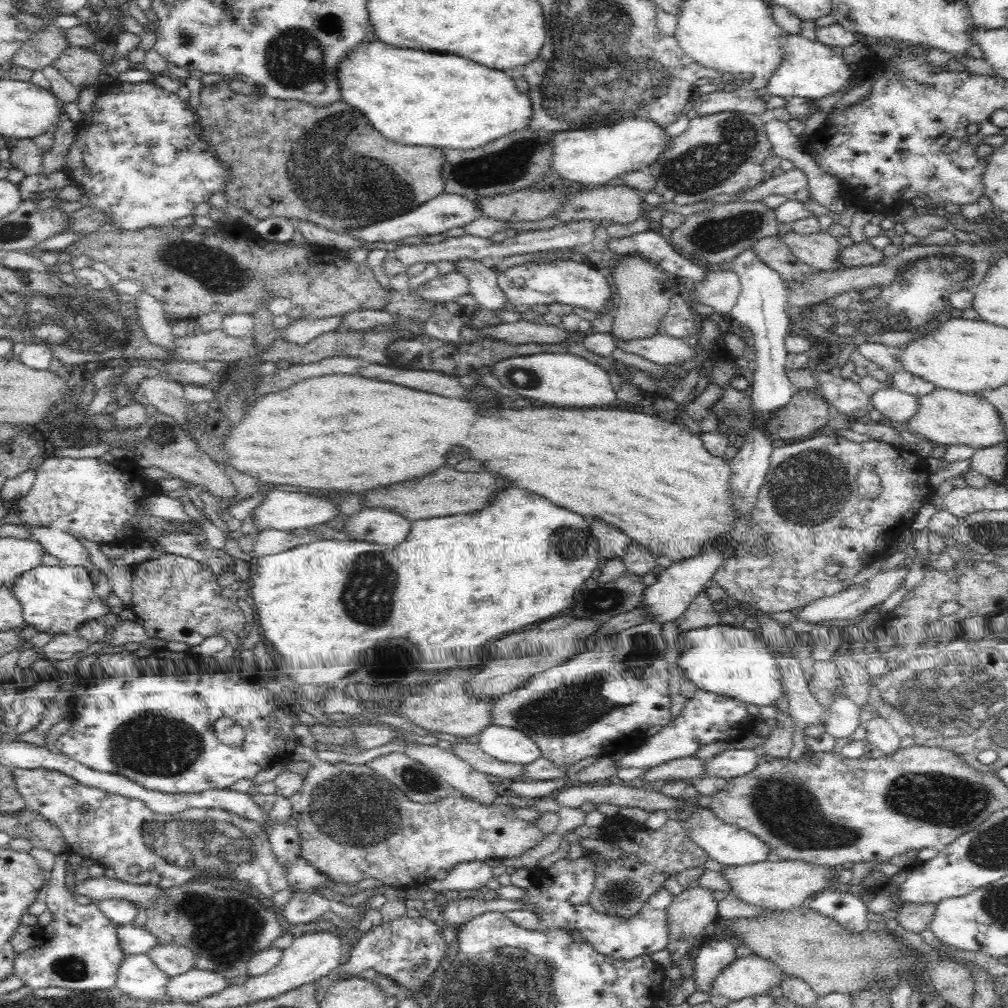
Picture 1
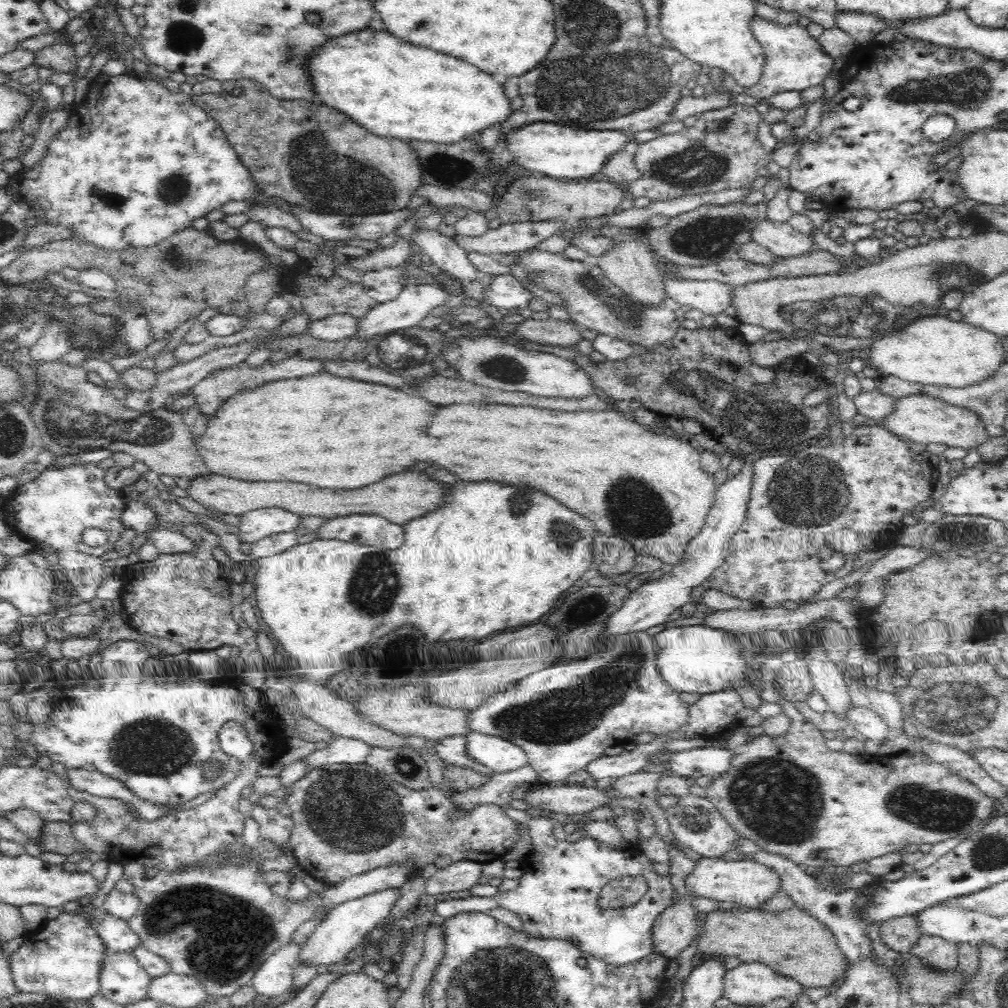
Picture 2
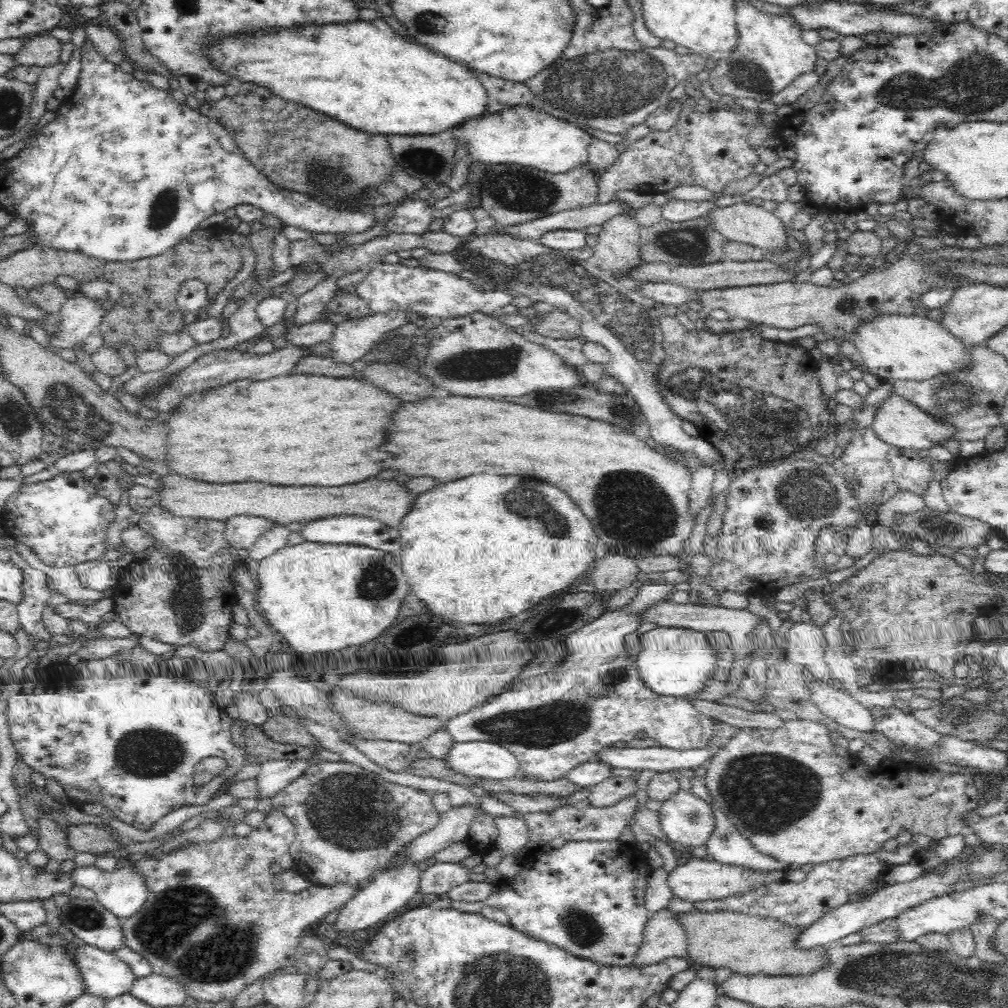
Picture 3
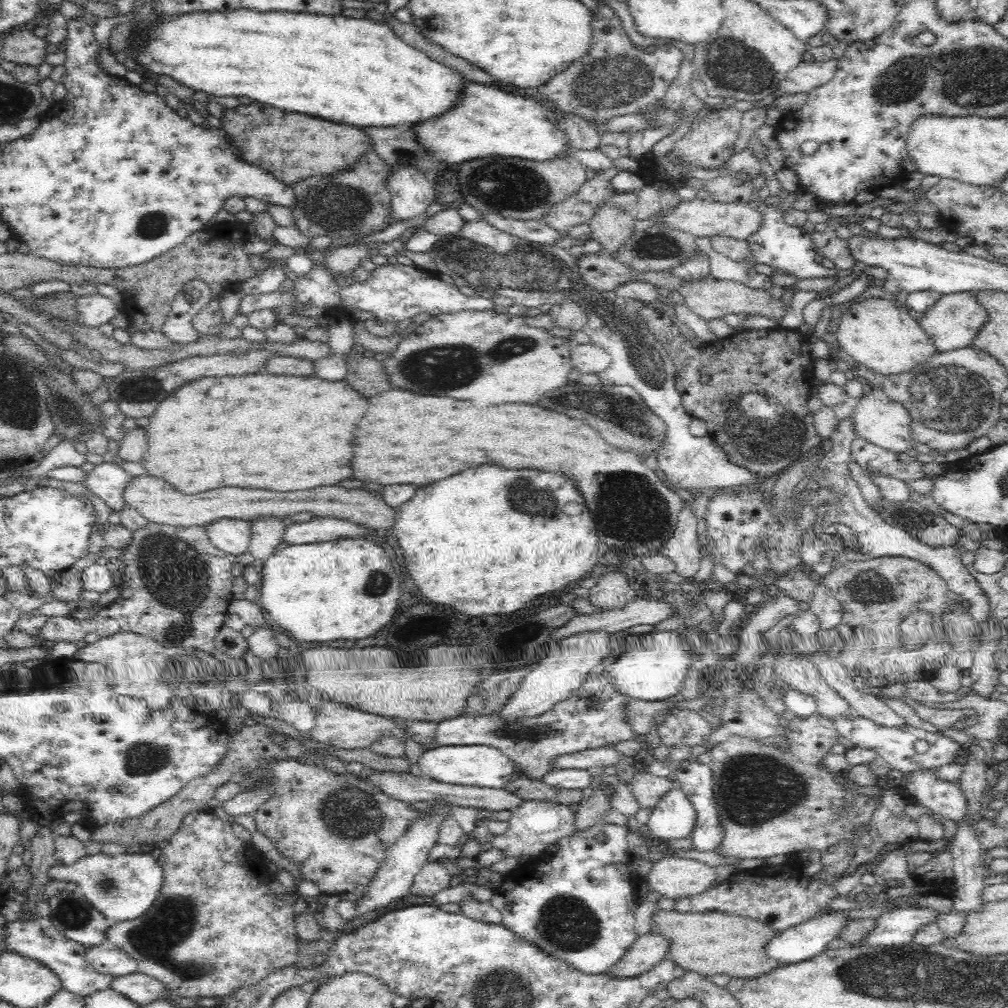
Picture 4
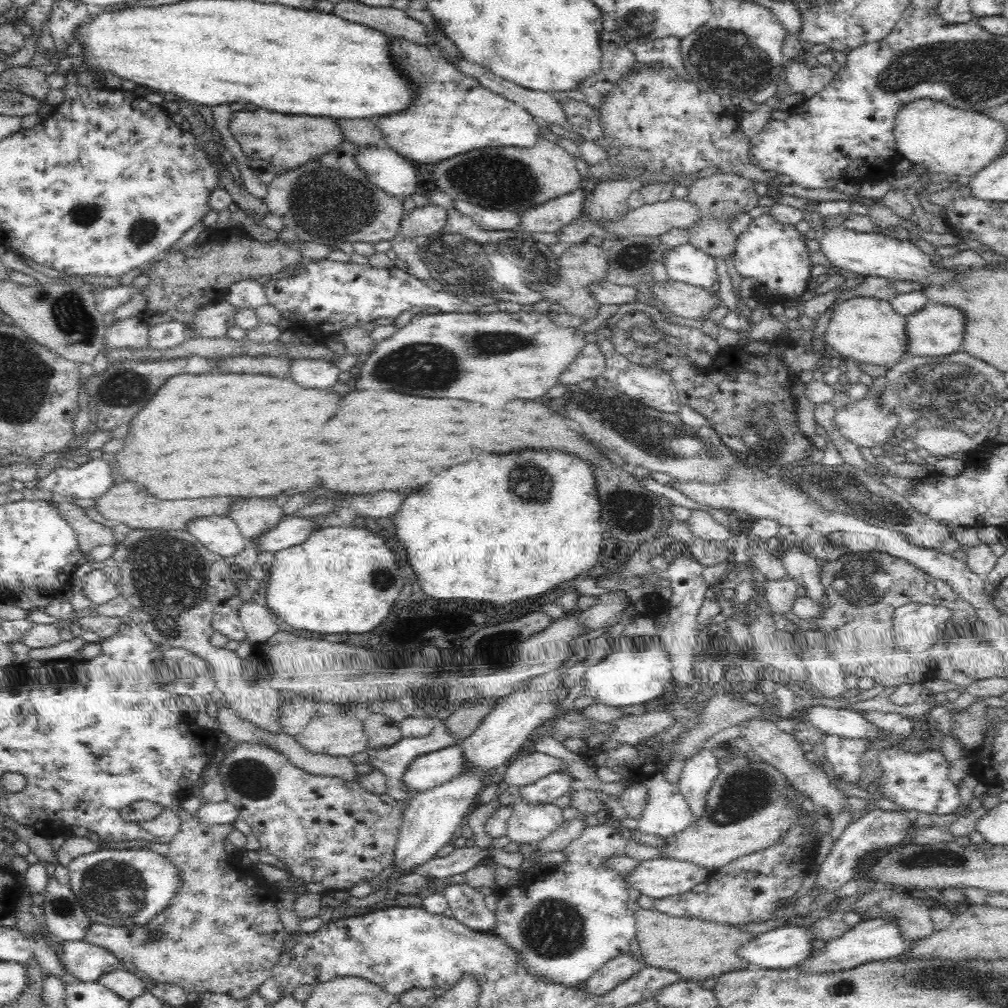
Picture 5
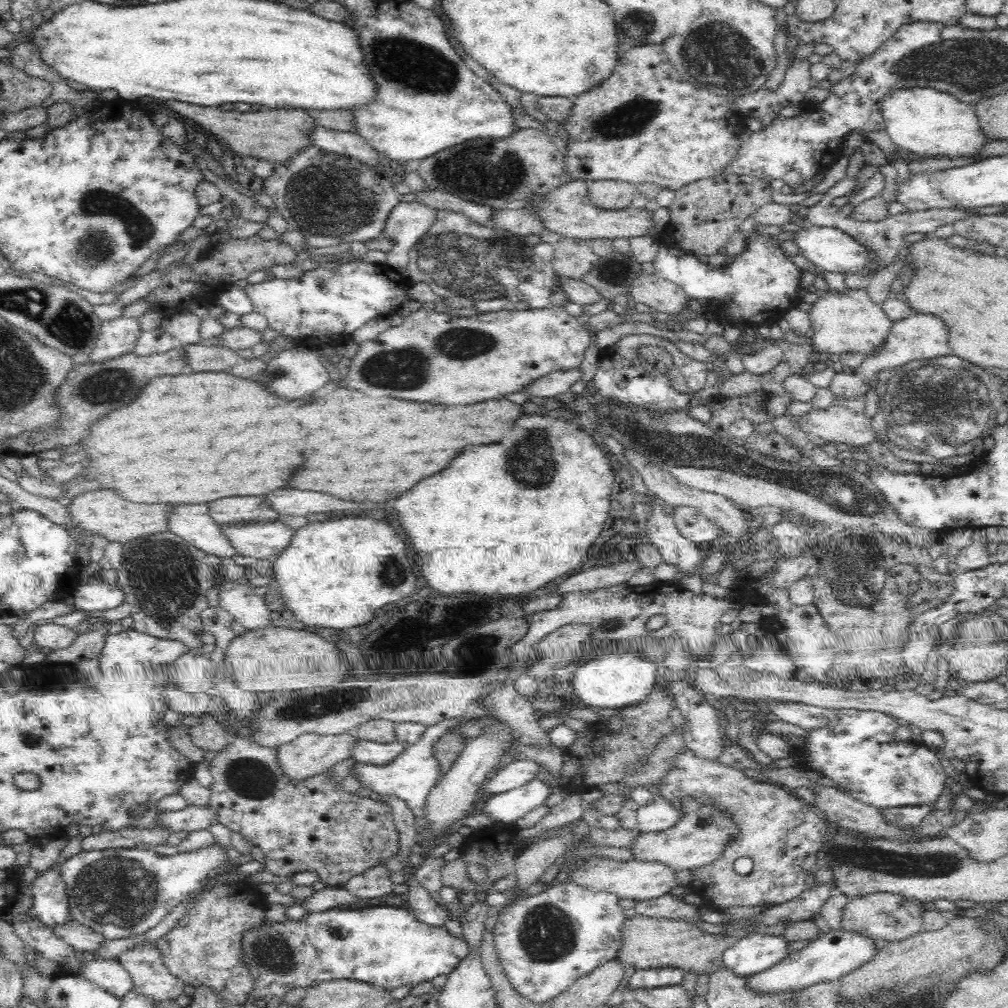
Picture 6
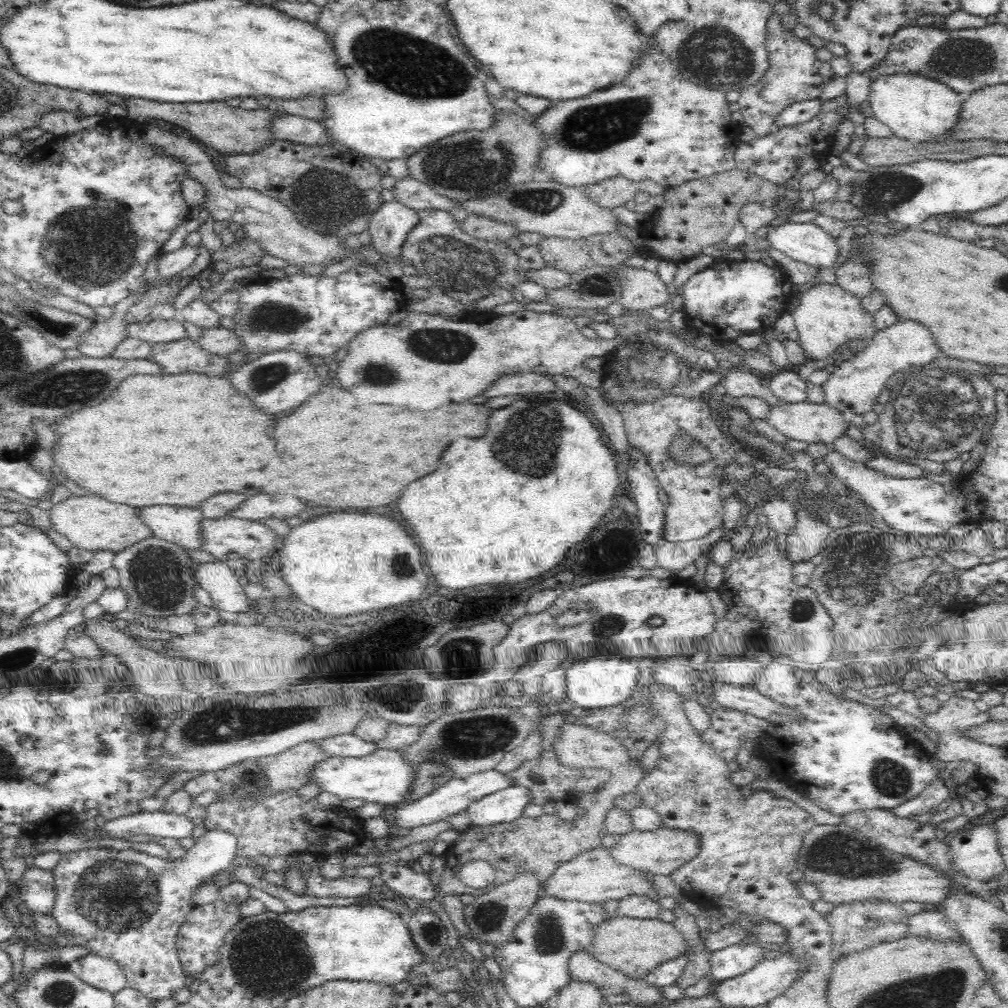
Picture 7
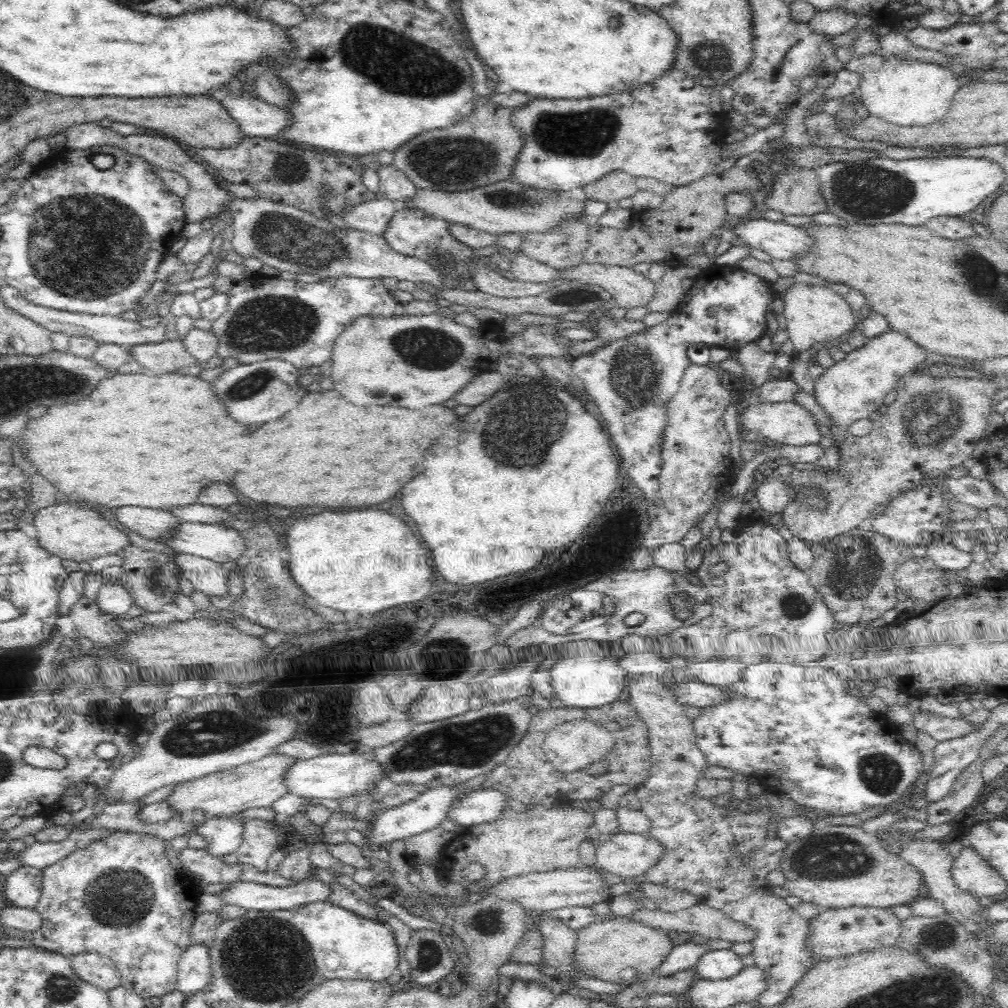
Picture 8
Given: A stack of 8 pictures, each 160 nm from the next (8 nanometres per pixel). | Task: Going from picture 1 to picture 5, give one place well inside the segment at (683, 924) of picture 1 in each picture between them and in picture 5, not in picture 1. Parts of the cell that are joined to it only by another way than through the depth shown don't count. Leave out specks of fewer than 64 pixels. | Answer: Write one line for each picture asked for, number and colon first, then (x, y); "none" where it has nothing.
2: (674, 929)
3: (663, 937)
4: (648, 950)
5: (614, 972)

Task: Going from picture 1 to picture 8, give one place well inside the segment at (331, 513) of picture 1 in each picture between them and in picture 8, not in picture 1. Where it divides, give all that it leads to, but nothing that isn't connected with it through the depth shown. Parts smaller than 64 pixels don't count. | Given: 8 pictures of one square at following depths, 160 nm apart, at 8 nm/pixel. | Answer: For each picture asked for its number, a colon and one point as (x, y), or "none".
2: (258, 523)
3: (241, 531)
4: (231, 536)
5: (219, 534)
6: (193, 523)
7: (178, 525)
8: (152, 524)

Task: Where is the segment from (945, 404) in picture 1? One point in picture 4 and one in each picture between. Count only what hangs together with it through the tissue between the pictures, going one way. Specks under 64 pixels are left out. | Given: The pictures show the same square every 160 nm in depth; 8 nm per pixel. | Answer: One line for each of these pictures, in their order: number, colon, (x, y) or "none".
2: (916, 418)
3: (898, 423)
4: (878, 419)

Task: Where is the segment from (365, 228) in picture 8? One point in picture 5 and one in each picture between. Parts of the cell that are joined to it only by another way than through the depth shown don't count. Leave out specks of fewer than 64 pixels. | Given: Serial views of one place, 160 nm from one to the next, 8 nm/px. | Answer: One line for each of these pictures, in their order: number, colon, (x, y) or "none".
5: (421, 221)
6: (407, 221)
7: (389, 224)

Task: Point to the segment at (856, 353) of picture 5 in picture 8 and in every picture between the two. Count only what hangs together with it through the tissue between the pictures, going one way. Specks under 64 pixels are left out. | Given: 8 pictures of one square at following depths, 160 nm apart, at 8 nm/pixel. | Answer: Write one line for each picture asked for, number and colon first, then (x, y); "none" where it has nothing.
6: (840, 322)
7: (827, 317)
8: (814, 314)

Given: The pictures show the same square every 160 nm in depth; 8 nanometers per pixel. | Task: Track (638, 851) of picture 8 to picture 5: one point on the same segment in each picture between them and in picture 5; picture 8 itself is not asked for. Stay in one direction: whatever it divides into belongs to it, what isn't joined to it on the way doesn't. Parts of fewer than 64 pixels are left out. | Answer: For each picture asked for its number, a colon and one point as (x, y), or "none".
5: (746, 810)
6: (699, 838)
7: (661, 852)

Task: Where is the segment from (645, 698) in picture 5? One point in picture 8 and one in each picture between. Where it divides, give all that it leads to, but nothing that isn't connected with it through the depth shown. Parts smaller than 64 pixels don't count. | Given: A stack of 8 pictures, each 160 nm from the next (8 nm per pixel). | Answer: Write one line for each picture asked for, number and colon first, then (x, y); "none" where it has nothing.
6: (612, 681)
7: (592, 683)
8: (579, 681)

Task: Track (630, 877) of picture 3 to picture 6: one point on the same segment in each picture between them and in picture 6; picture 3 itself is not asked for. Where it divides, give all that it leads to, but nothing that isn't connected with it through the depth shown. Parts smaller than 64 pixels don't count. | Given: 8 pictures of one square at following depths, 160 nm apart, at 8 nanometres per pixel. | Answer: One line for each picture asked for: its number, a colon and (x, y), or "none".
4: (579, 908)
5: (564, 928)
6: (546, 942)

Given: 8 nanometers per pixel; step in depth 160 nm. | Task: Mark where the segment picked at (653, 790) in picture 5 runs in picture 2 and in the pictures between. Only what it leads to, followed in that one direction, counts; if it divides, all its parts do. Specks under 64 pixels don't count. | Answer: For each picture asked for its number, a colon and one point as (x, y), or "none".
2: (695, 822)
3: (685, 820)
4: (673, 817)

